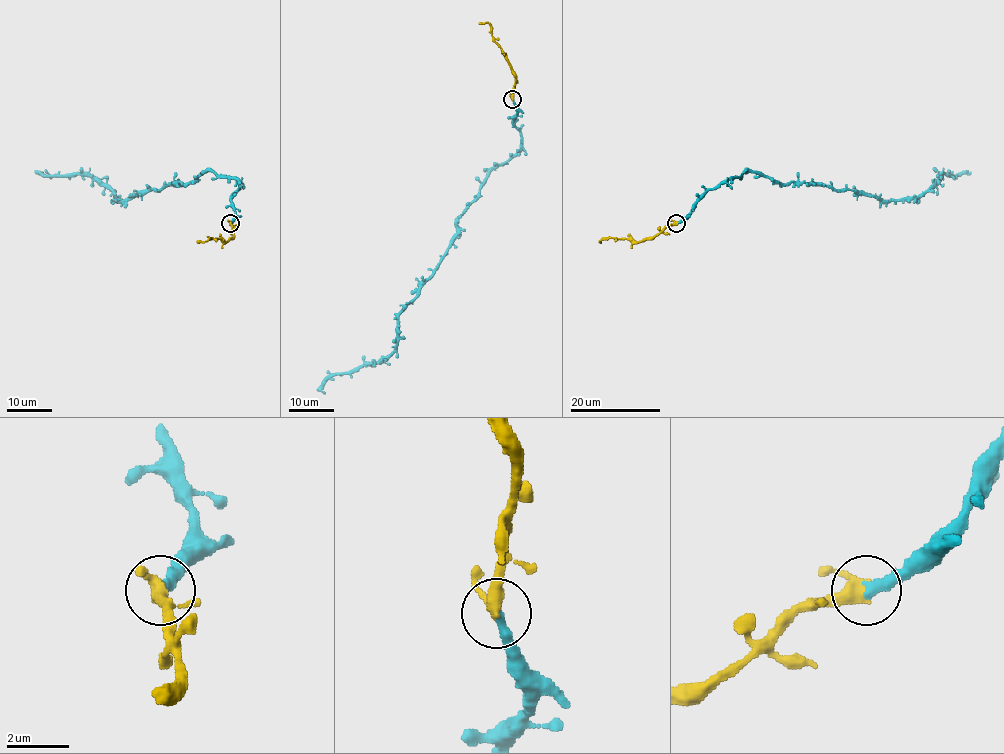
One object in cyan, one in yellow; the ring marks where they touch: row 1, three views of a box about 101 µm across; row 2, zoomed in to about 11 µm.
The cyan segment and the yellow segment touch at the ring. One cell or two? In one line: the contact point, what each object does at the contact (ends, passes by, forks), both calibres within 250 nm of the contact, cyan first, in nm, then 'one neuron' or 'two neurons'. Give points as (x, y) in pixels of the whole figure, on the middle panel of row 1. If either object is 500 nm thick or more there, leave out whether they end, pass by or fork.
place (512, 99); cyan ends; yellow passes by; calibres 320 and 380 nm; one neuron

